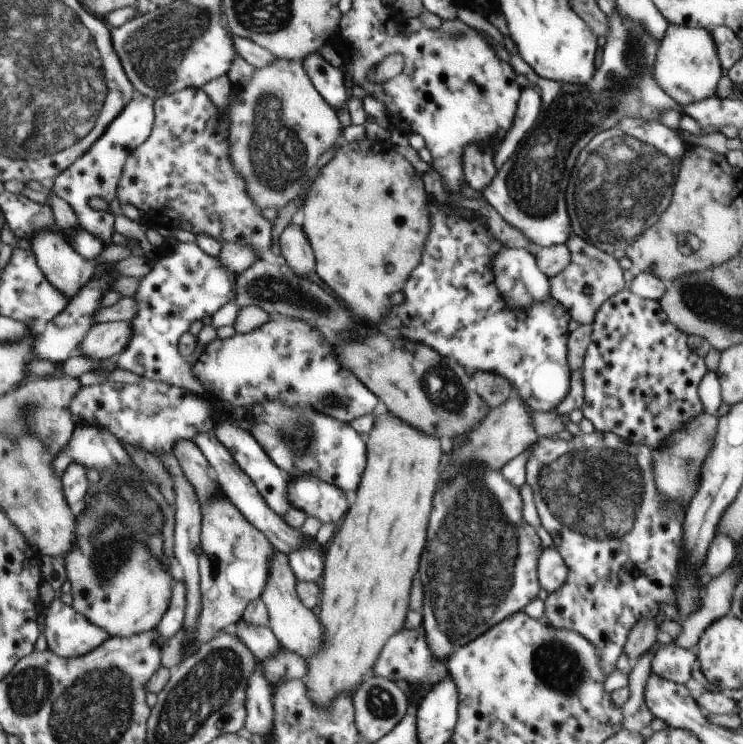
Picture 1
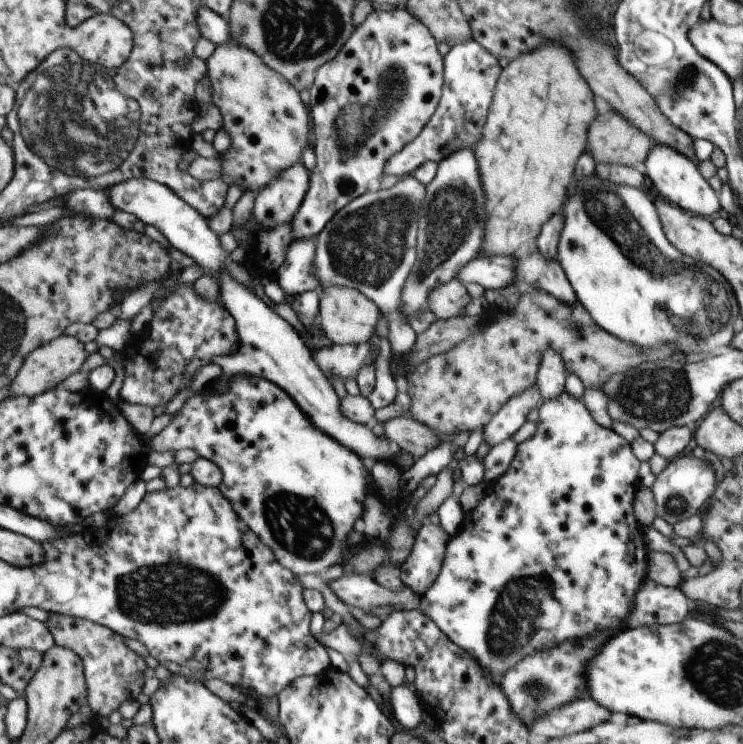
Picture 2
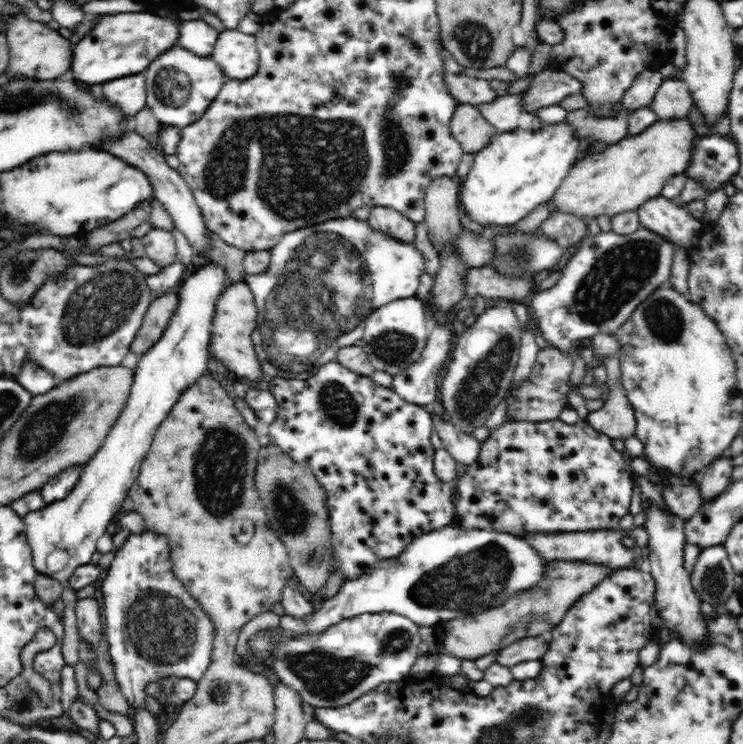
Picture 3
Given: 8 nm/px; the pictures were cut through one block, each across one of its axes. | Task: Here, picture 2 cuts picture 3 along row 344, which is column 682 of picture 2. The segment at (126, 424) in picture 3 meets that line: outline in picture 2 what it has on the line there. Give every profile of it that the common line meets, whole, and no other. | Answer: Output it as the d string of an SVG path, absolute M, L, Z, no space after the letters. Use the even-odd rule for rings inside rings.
M660 143L652 148L642 166L647 182L655 188L656 194L662 194L668 202L694 215L710 216L720 210L720 200L712 190L712 186L704 180L705 176L700 174L701 170L698 170L698 167L692 162L690 156L686 156L670 145Z

